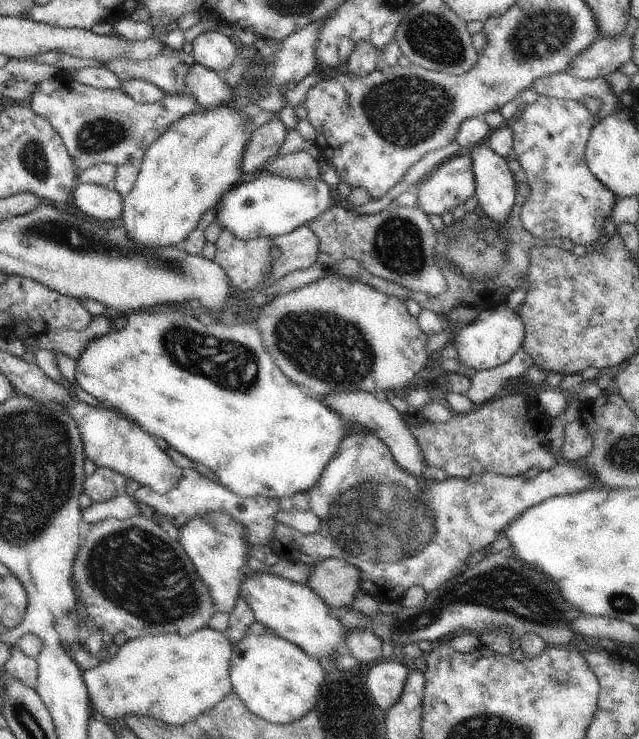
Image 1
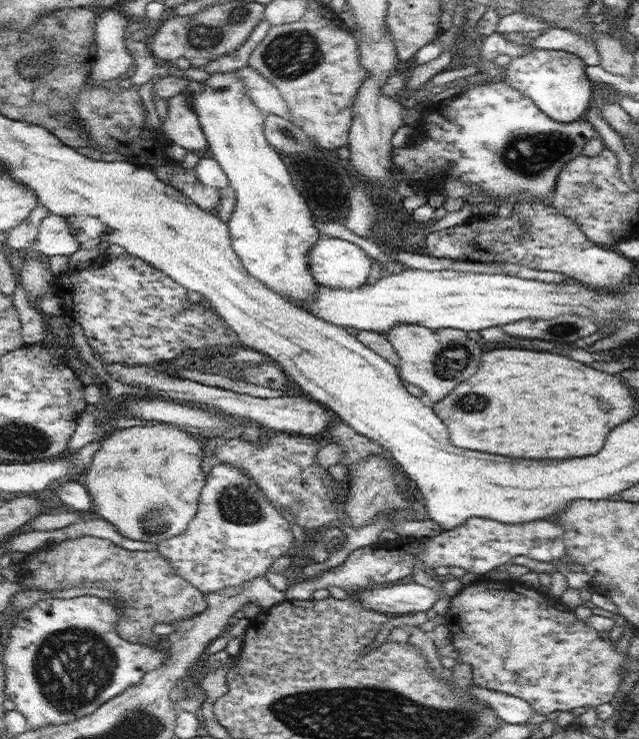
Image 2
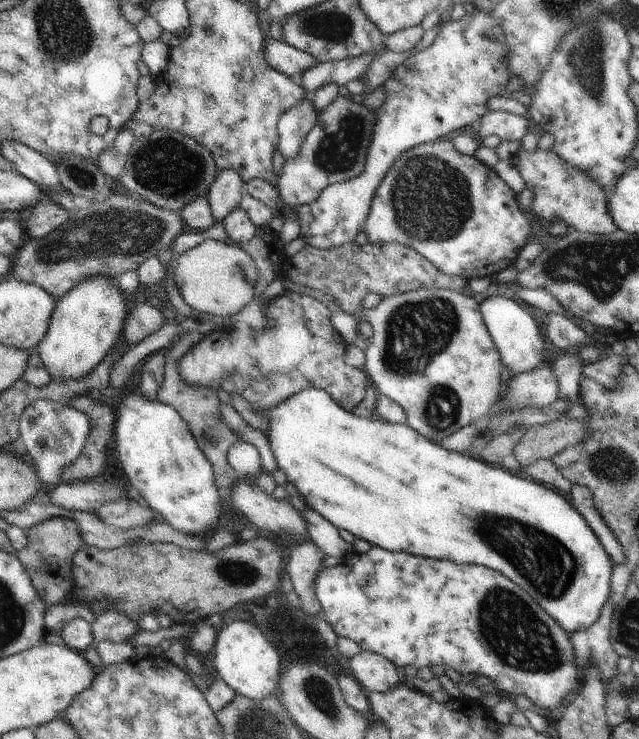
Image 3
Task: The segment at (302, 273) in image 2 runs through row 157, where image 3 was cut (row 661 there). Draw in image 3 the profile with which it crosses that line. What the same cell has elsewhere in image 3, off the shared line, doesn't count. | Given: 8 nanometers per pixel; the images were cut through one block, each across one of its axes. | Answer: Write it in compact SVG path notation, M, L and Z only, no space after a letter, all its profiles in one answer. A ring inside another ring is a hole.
M234 621L224 627L218 633L212 659L218 677L222 678L237 694L259 701L277 693L280 674L282 674L281 658L278 650L255 625L244 621Z

